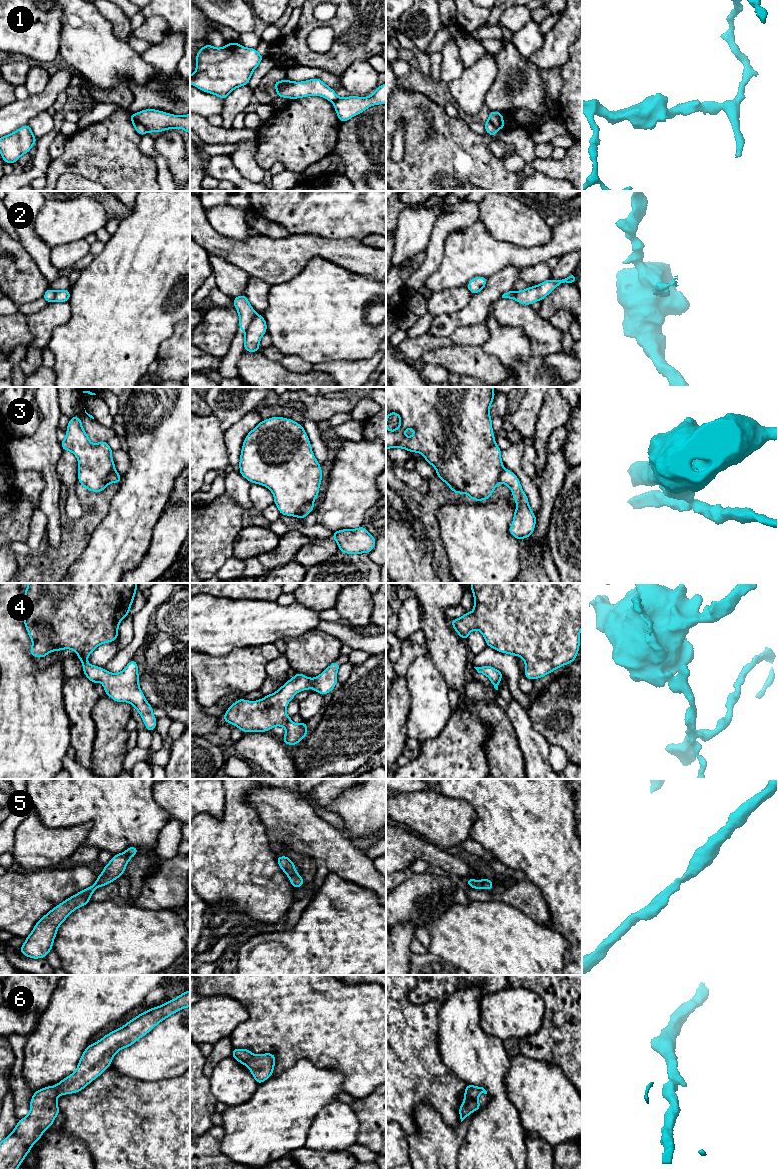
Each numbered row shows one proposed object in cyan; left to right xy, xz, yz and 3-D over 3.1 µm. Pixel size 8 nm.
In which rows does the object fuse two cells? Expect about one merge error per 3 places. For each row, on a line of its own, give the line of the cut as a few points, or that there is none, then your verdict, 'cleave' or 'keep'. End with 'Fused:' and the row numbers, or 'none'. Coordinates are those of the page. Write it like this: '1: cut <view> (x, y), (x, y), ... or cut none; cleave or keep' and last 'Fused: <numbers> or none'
1: cut xy (134, 114), (135, 118), (147, 130); cleave
2: cut xz (256, 313), (245, 332); cleave
3: cut xz (312, 501), (305, 504), (296, 516); cleave
4: cut none; keep
5: cut none; keep
6: cut none; keep
Fused: 1, 2, 3

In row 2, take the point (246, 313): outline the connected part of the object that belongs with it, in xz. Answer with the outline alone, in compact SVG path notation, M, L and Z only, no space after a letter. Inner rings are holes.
M246 295L233 298L233 303L239 315L239 329L246 332L247 327L257 313L249 303Z

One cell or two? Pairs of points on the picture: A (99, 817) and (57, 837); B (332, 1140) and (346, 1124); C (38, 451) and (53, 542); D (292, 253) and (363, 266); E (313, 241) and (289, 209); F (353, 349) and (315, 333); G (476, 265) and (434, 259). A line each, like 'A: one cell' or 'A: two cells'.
A: two cells
B: one cell
C: one cell
D: one cell
E: two cells
F: one cell
G: two cells

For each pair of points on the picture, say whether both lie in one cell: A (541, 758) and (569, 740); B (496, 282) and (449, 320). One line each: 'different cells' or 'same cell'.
A: different cells
B: same cell

